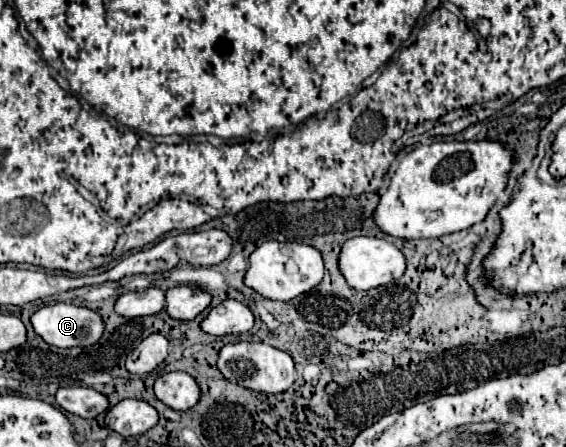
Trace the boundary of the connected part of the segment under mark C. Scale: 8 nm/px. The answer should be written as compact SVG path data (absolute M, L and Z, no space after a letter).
M56 303L32 315L34 331L54 347L88 347L104 335L100 313L72 303Z

